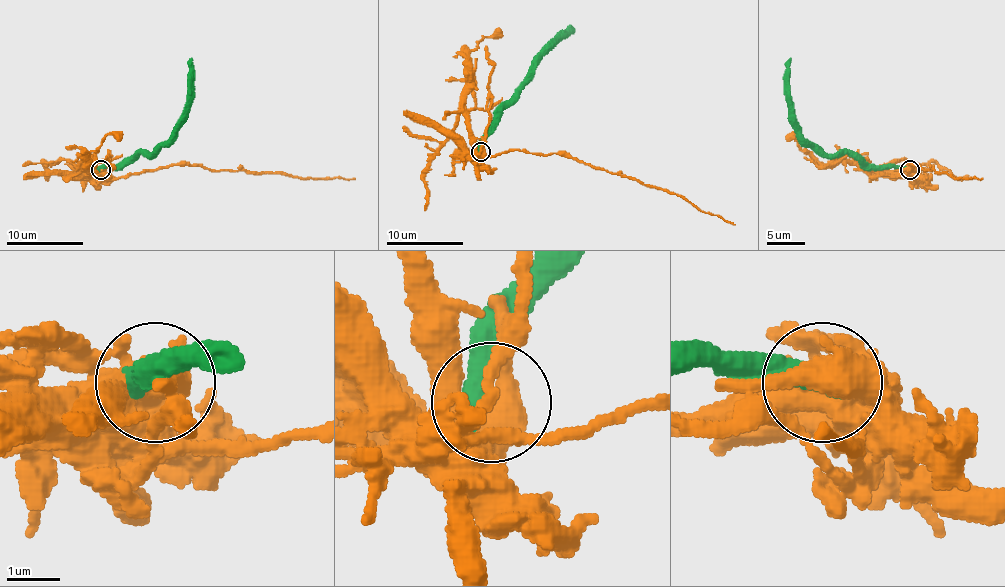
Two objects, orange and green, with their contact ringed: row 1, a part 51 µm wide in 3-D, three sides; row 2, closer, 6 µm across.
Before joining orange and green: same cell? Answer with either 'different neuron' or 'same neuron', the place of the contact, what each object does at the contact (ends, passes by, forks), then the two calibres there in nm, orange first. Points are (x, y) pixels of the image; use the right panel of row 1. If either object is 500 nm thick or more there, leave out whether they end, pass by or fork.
different neuron | (910, 169) | 480/500 nm

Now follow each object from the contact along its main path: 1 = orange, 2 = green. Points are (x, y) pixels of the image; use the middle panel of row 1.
1: (480, 151), (482, 157), (515, 149), (539, 155), (568, 153), (593, 167), (683, 195), (702, 210), (734, 224)
2: (480, 151), (482, 136), (534, 65), (568, 31), (572, 33)

